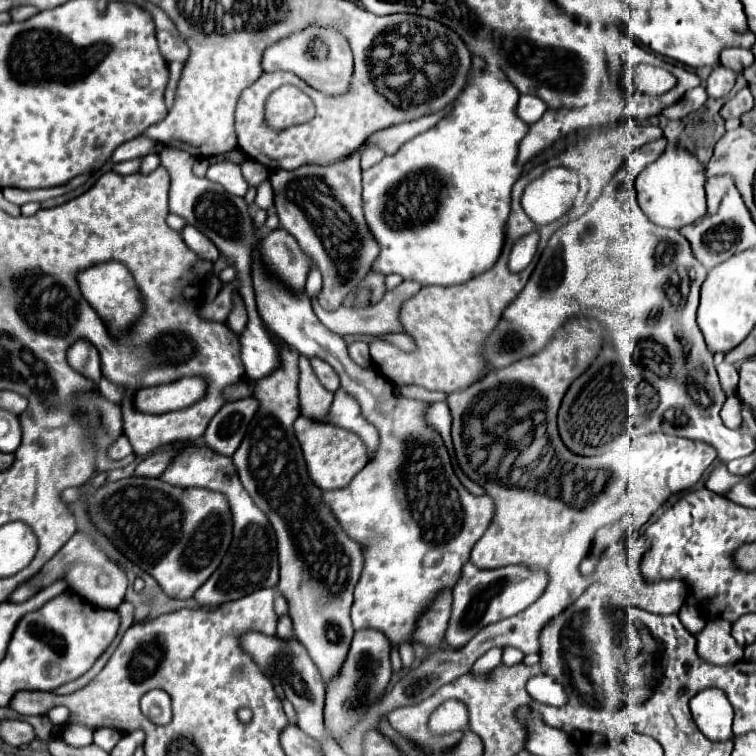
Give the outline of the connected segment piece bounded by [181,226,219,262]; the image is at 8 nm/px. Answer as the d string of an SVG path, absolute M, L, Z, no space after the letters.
M185 226L183 232L181 232L185 244L201 258L201 260L209 260L209 262L215 262L219 258L219 250L215 248L215 244L205 236L201 234L199 230L195 230L193 226Z

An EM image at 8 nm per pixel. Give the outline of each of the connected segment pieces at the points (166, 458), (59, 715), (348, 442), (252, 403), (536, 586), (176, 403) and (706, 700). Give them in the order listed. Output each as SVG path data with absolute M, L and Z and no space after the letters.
M157 452L147 456L137 468L135 468L135 476L145 476L145 478L159 478L163 474L163 470L169 466L171 458L175 456L175 452Z
M54 707L48 713L47 717L54 725L62 725L69 718L69 711L64 707Z
M299 416L295 420L295 434L303 450L309 478L315 482L315 486L319 486L321 492L339 490L341 486L347 486L353 476L369 462L367 446L355 432Z
M253 396L235 400L235 402L227 402L211 418L203 434L203 444L223 456L233 456L255 412L257 412L257 400Z
M471 562L463 566L461 578L453 586L453 612L445 642L451 648L463 648L483 626L509 618L533 604L547 586L547 572L529 572L525 566L505 566L497 570L479 570Z
M181 378L171 384L161 384L153 388L143 388L135 394L135 408L139 412L149 414L165 414L171 410L179 410L191 406L205 394L203 378Z
M705 688L697 692L691 702L691 714L697 728L714 742L733 738L733 708L719 688Z

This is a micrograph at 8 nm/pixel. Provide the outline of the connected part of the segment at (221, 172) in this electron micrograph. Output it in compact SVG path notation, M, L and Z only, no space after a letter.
M221 162L221 164L213 164L207 170L207 178L211 182L221 184L225 190L229 190L235 196L245 196L247 192L247 182L241 176L241 168L237 164L229 164L229 162Z

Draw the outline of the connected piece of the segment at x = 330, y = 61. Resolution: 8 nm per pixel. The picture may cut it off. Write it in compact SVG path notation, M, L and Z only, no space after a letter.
M309 26L297 34L291 34L289 38L269 46L263 54L263 70L265 72L293 72L301 80L305 80L311 88L327 94L327 96L339 96L347 94L351 88L353 78L353 54L347 44L347 40L329 28Z

